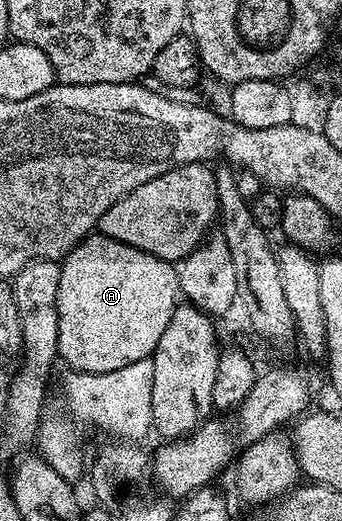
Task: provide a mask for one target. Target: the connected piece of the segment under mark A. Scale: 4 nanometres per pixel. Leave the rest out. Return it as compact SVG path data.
M91 234L79 242L61 261L60 294L56 310L60 318L58 354L67 369L92 374L108 374L132 366L132 362L153 357L160 337L168 330L172 314L180 303L178 270L169 260L161 260L139 248L128 246L120 238Z

